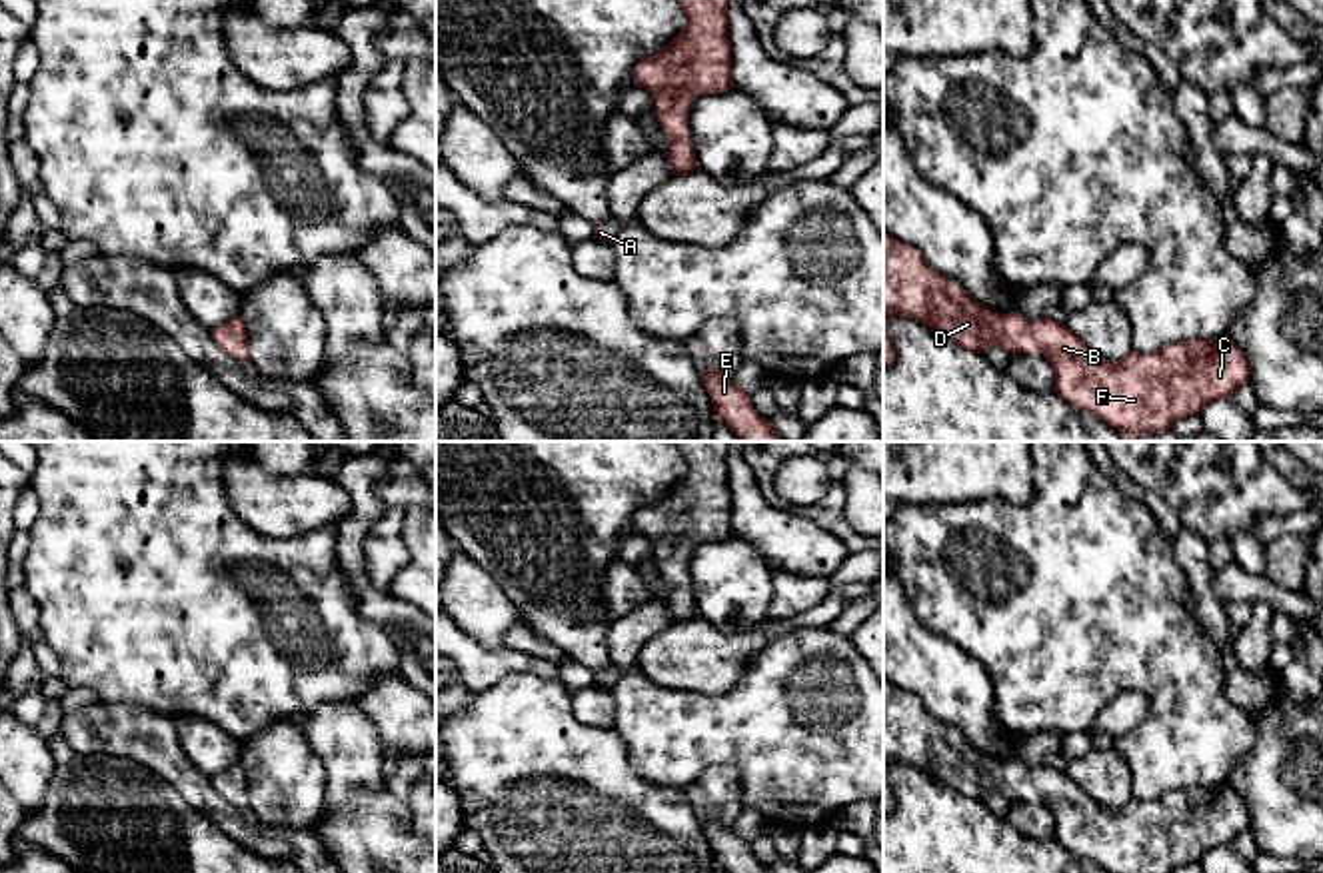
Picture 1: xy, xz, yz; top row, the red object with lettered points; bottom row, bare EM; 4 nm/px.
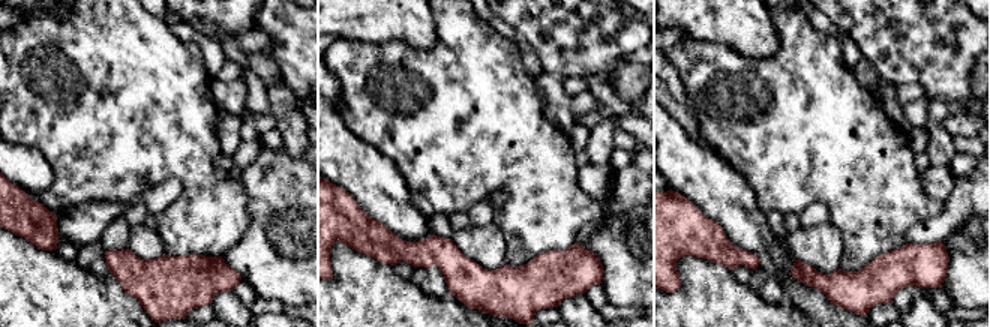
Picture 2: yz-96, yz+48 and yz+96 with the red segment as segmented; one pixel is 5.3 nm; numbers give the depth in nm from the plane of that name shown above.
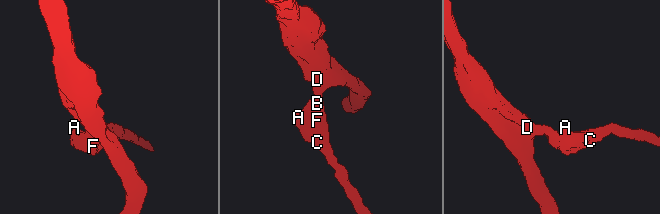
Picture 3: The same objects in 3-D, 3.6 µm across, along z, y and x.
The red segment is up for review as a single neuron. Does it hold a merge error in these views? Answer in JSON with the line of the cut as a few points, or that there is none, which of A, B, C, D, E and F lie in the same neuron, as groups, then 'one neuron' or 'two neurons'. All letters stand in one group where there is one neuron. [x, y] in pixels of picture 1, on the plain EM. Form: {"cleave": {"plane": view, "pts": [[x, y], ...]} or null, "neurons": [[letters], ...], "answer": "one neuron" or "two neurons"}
{"cleave": null, "neurons": [["A", "B", "C", "D", "E", "F"]], "answer": "one neuron"}

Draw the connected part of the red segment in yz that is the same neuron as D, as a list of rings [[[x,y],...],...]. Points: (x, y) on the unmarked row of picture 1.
[[[883,679],[883,815],[895,809],[889,767],[915,765],[953,791],[985,799],[1001,793],[1013,801],[1039,799],[1053,817],[1055,839],[1075,857],[1085,857],[1107,873],[1173,873],[1185,863],[1199,863],[1213,847],[1231,845],[1249,829],[1251,815],[1229,781],[1213,787],[1189,787],[1141,801],[1131,797],[1123,807],[1109,809],[1089,797],[1065,771],[1039,765],[1027,767],[1017,759],[997,761],[967,743],[945,723],[937,721],[919,697]]]

